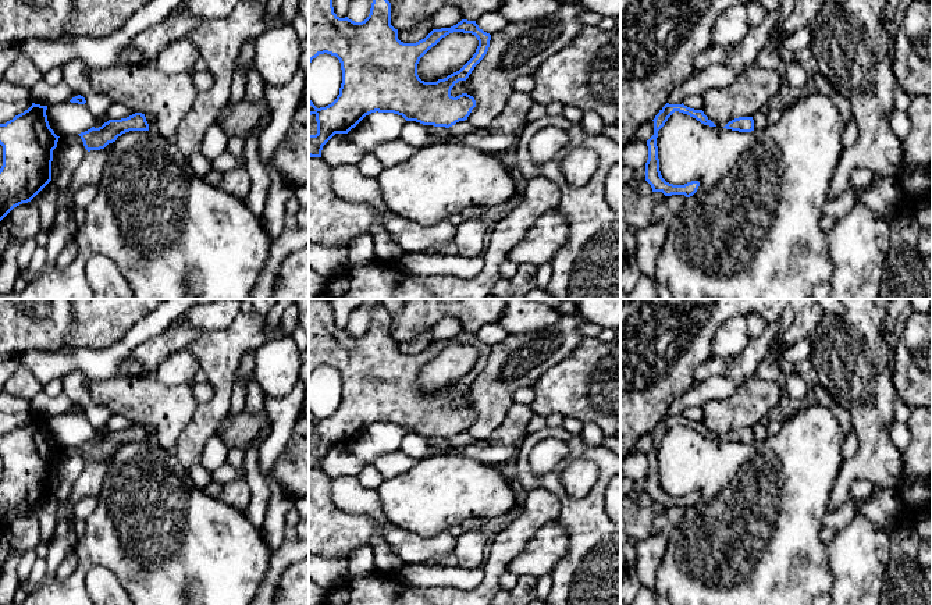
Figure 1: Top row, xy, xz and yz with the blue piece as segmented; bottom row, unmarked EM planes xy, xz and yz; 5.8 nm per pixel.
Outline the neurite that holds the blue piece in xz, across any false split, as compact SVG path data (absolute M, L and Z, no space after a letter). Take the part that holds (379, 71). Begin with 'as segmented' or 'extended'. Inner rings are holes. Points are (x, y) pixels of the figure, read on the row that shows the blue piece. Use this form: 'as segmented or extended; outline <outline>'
as segmented; outline M309 0L309 64L319 54L335 56L341 63L342 83L337 99L317 108L309 99L309 118L316 115L317 134L309 135L309 156L321 157L323 146L335 134L348 134L371 113L394 113L406 121L423 125L449 128L467 120L476 107L476 100L467 93L456 97L451 95L459 81L466 81L474 67L484 58L490 47L491 35L479 28L476 21L462 19L451 28L433 29L416 43L403 43L398 39L398 29L391 25L391 3L373 0L369 17L355 22L348 17L339 18L334 13L332 0ZM453 32L472 33L479 46L473 57L456 72L437 82L424 82L417 75L420 58L442 38Z

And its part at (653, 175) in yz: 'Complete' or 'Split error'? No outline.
Complete

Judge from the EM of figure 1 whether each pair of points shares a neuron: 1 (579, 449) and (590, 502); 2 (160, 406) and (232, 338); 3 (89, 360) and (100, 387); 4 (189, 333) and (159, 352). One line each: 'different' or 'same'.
1: same
2: different
3: different
4: same

